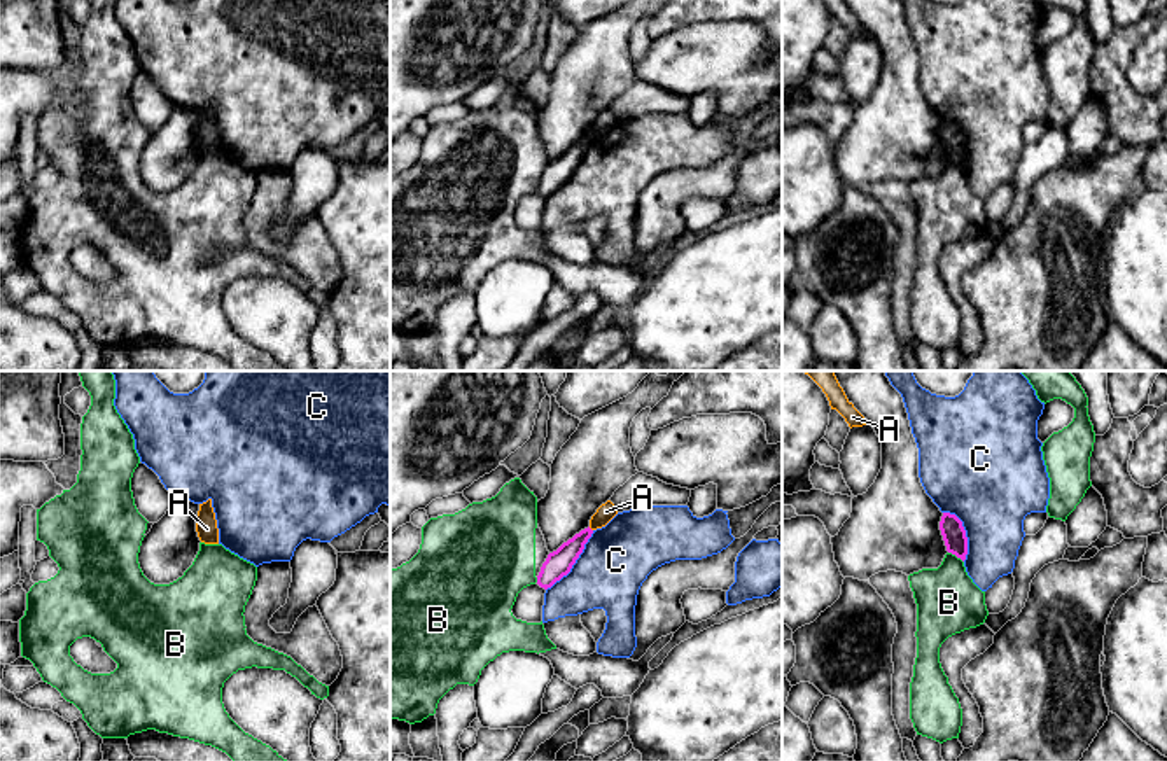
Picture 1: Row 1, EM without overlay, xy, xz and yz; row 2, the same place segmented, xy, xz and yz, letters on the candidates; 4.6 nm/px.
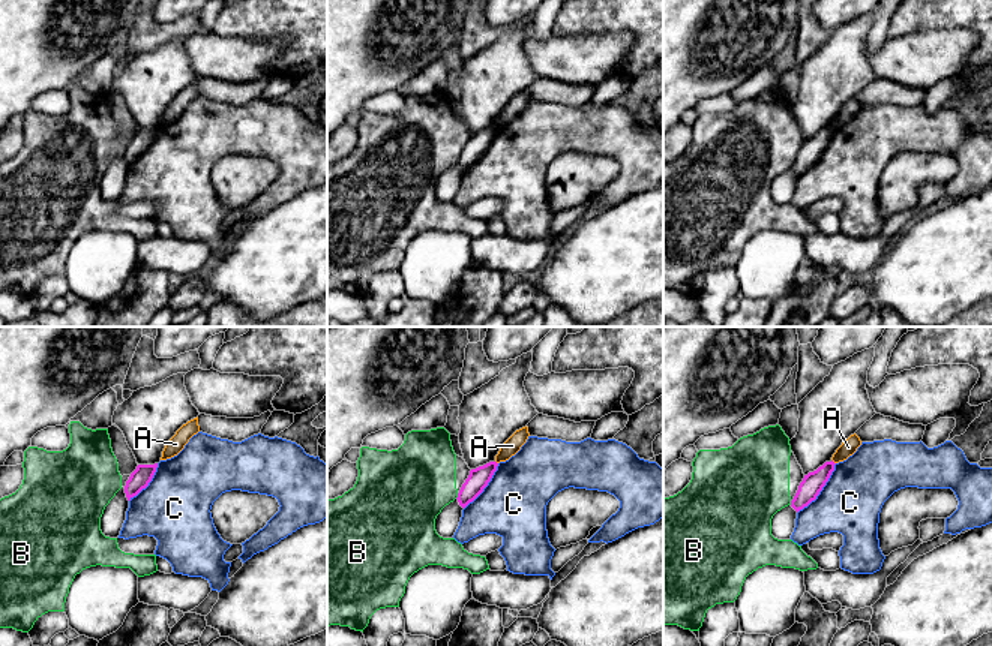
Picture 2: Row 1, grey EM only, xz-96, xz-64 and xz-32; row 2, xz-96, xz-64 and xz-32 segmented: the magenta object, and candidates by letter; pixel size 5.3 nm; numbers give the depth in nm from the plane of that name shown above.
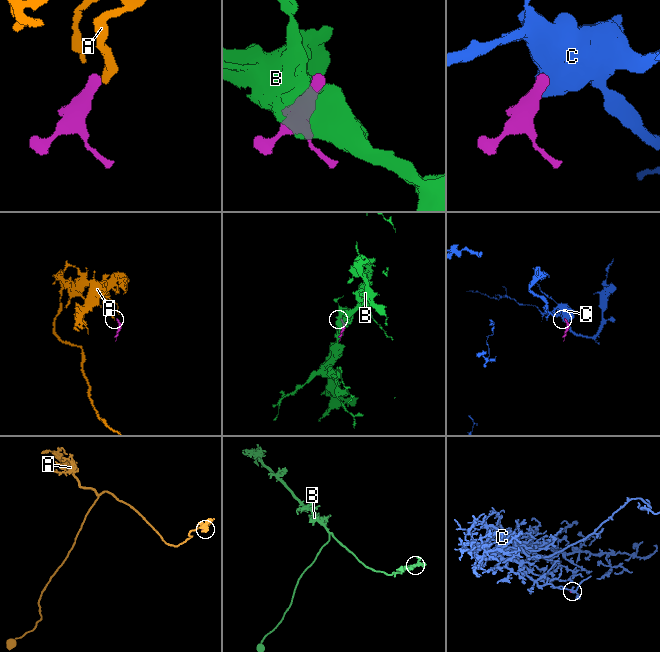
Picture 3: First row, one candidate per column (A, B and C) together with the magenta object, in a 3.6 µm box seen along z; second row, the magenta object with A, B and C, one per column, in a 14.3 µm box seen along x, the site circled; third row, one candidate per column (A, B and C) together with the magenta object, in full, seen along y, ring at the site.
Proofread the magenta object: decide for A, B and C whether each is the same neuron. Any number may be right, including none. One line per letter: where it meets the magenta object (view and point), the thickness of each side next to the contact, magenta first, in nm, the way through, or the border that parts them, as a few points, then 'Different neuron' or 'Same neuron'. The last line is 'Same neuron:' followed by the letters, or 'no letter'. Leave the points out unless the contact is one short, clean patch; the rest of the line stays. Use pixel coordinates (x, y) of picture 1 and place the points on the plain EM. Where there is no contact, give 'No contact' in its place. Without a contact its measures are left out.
A: Touches magenta at xz (590, 137). Thickness 120 nm (magenta) against 80 nm. Boundary: xz (588, 135), (592, 139). Different neuron
B: Touches magenta at yz (956, 163). Thickness 110 nm (magenta) against 300 nm. Different neuron
C: Touches magenta at xz (574, 170). Thickness 120 nm (magenta) against 320 nm. Different neuron
Same neuron: no letter

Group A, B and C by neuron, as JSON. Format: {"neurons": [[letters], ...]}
{"neurons": [["A"], ["B"], ["C"]]}

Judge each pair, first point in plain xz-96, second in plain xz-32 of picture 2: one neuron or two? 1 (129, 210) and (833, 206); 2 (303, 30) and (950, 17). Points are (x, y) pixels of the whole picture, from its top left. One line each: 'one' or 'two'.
1: one
2: one

